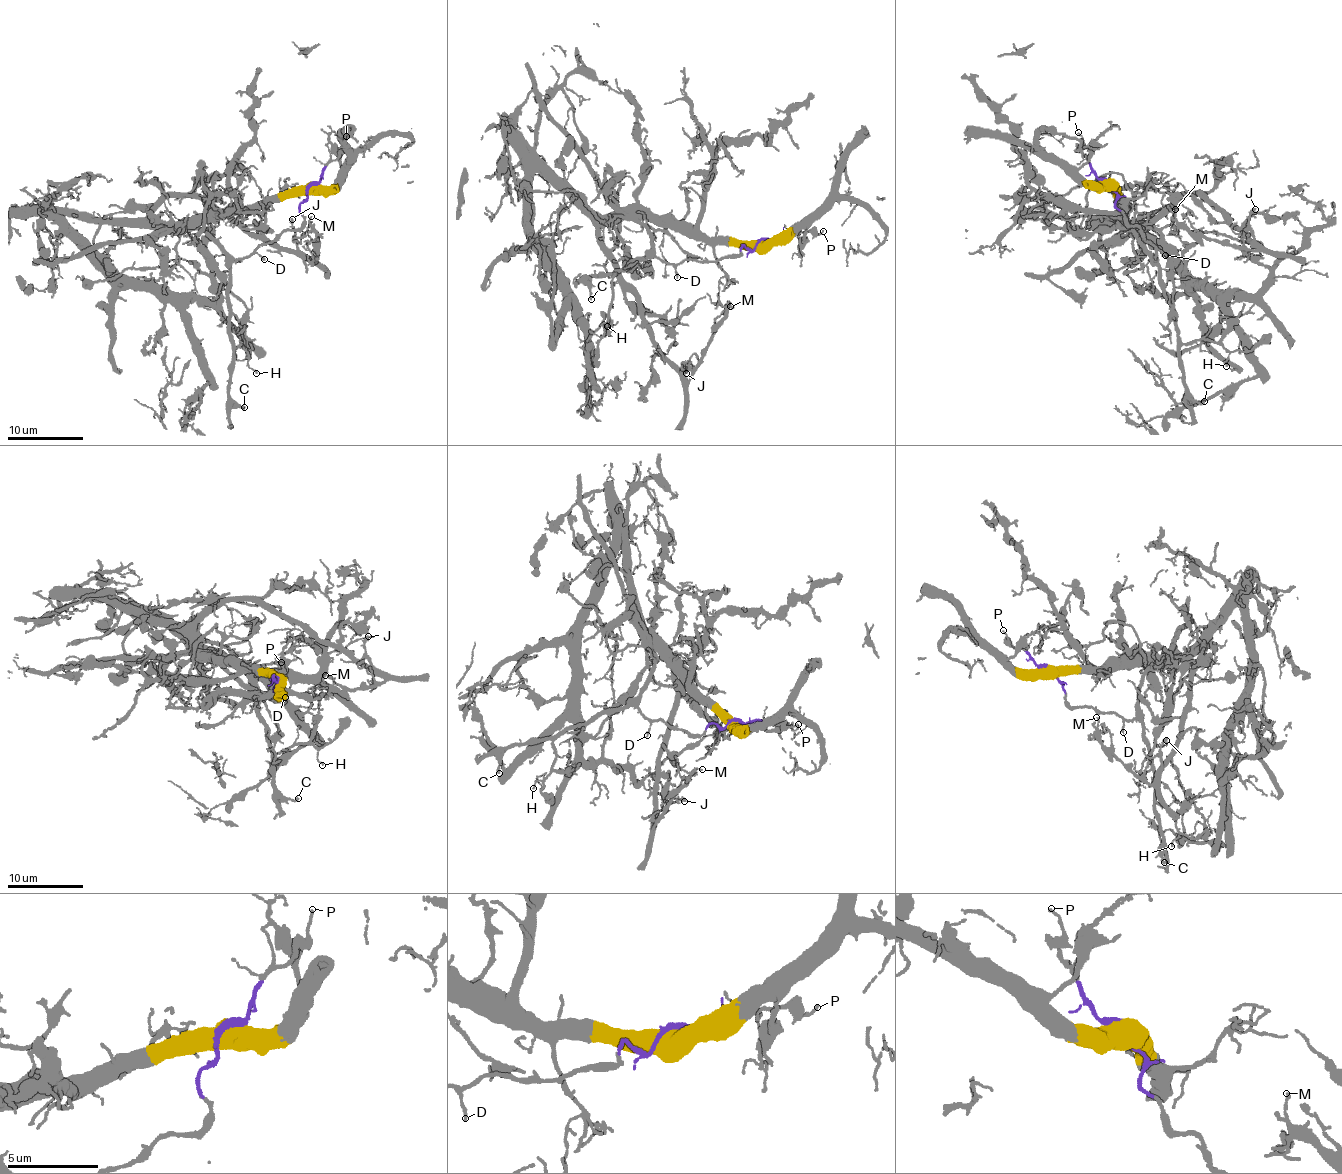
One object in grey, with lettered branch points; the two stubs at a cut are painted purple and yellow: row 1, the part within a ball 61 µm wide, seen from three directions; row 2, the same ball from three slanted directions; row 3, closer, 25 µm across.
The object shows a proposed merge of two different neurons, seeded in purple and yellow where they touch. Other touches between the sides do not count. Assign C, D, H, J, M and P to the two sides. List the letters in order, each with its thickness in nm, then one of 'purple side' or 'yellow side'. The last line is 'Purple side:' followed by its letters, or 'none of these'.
C: calibre 160 nm; purple side
D: calibre 170 nm; purple side
H: calibre 130 nm; purple side
J: calibre 240 nm; yellow side
M: calibre 100 nm; yellow side
P: calibre 140 nm; purple side
Purple side: C, D, H, P

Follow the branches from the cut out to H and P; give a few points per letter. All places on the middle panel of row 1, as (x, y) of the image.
H: (761, 242), (710, 261), (630, 261), (614, 273), (601, 325), (607, 326)
P: (761, 242), (787, 233), (822, 232)

